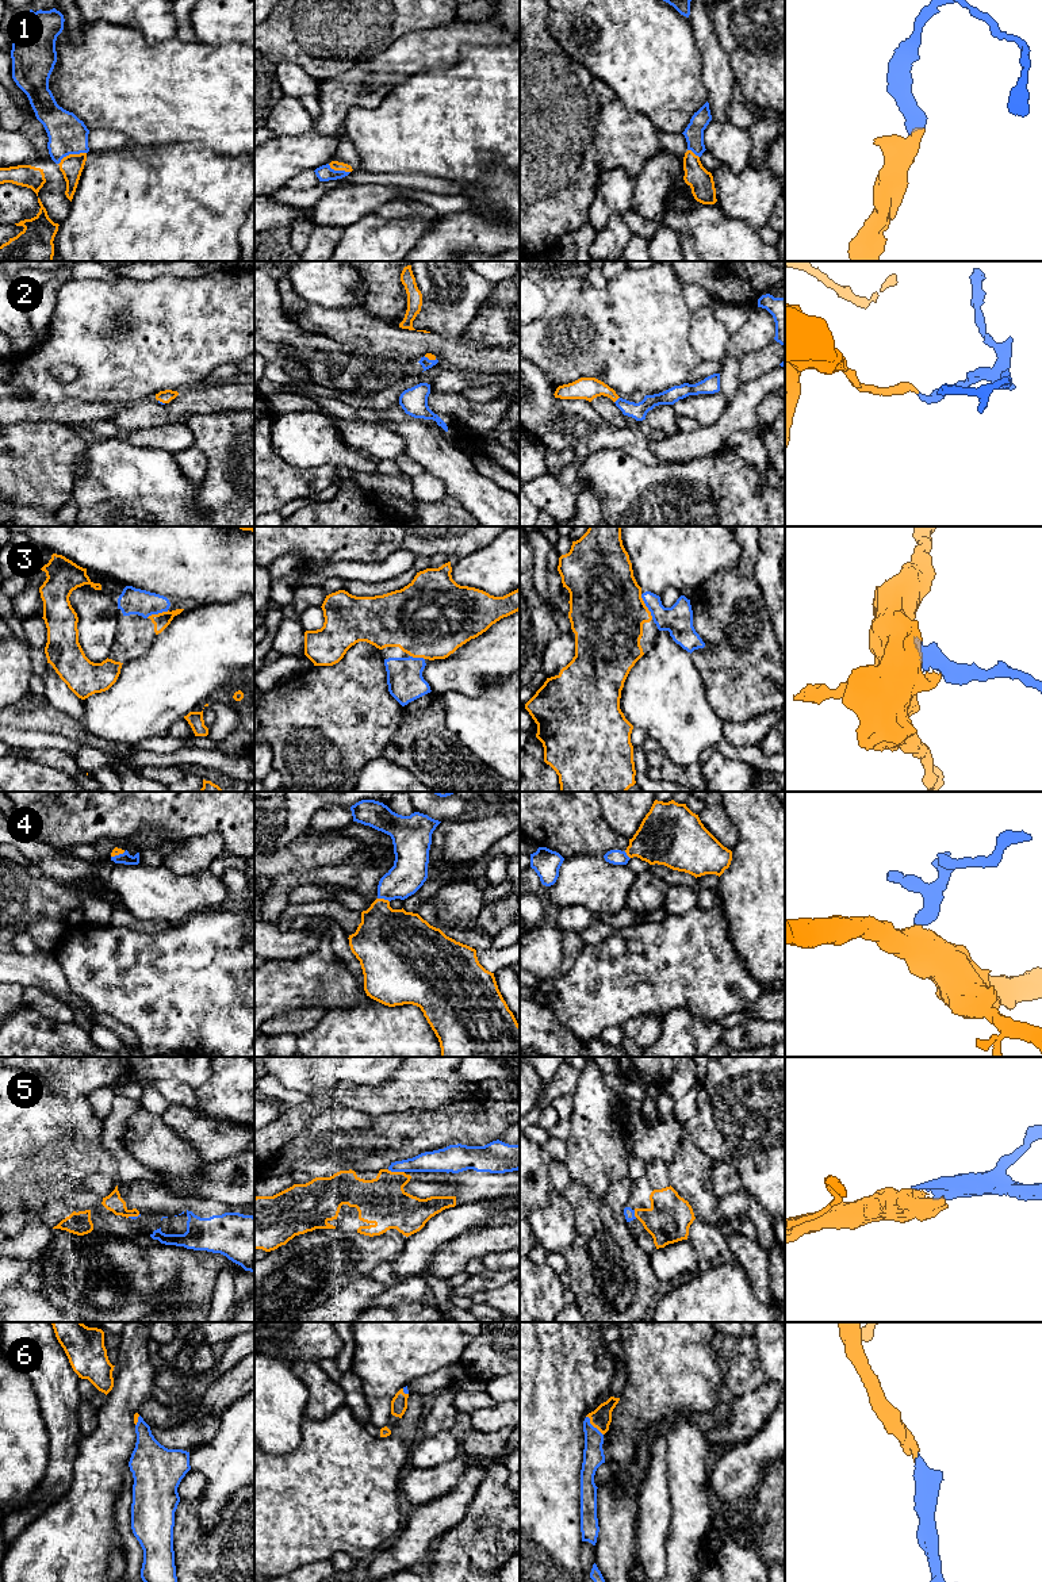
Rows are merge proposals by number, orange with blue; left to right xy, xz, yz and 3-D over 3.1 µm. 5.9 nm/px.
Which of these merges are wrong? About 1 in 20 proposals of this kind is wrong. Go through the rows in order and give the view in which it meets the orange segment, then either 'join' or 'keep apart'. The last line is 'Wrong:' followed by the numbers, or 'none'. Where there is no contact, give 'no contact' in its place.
1: xy | join
2: yz | join
3: yz | join
4: xz | join
5: xz | join
6: yz | join
Wrong: none

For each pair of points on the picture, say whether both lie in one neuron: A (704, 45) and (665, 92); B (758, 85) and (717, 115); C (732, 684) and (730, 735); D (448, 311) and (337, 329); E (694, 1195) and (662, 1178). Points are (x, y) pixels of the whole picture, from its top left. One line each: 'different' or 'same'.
A: different
B: different
C: different
D: different
E: different

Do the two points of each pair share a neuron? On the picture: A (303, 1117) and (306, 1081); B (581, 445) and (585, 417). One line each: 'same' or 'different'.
A: different
B: same

